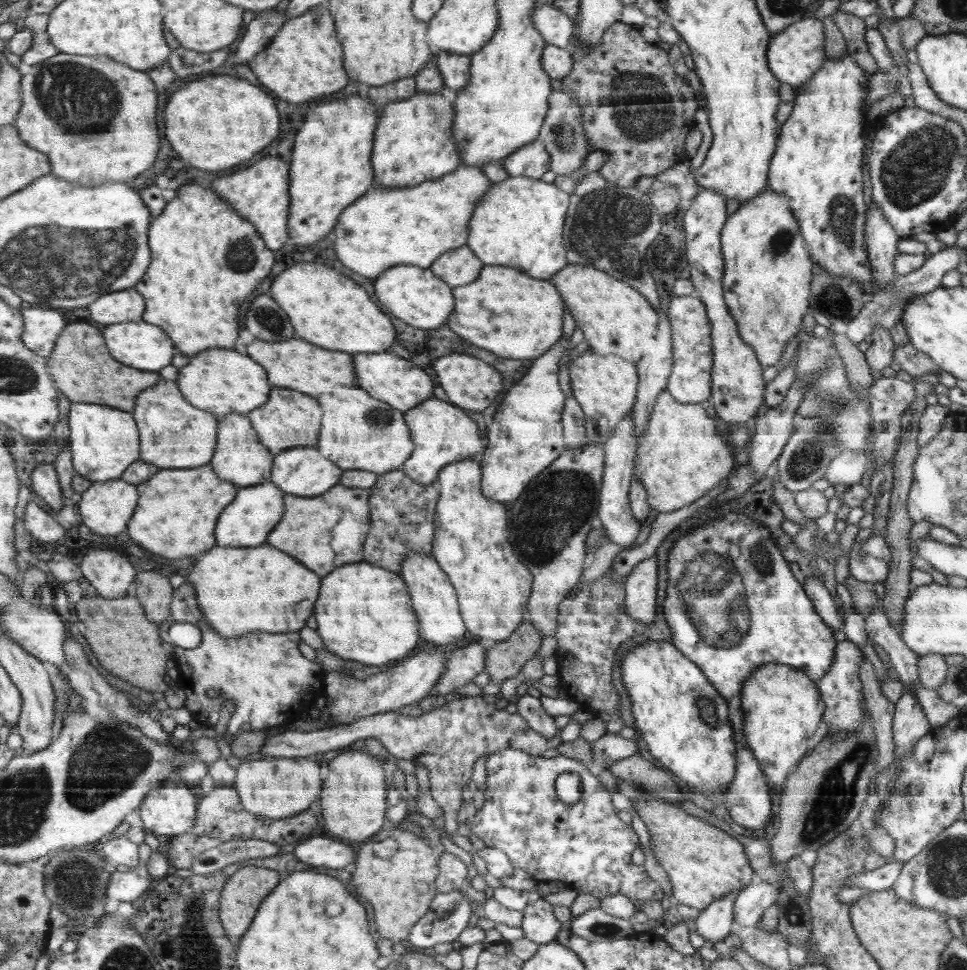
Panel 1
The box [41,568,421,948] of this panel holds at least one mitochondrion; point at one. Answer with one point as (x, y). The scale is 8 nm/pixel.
(108, 760)

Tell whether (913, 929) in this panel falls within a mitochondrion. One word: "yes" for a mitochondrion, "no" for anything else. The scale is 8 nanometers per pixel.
no

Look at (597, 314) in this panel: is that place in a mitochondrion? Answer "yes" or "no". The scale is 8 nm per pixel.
no

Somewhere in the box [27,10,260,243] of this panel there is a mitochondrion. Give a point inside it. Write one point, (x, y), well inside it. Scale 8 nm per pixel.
(67, 90)

